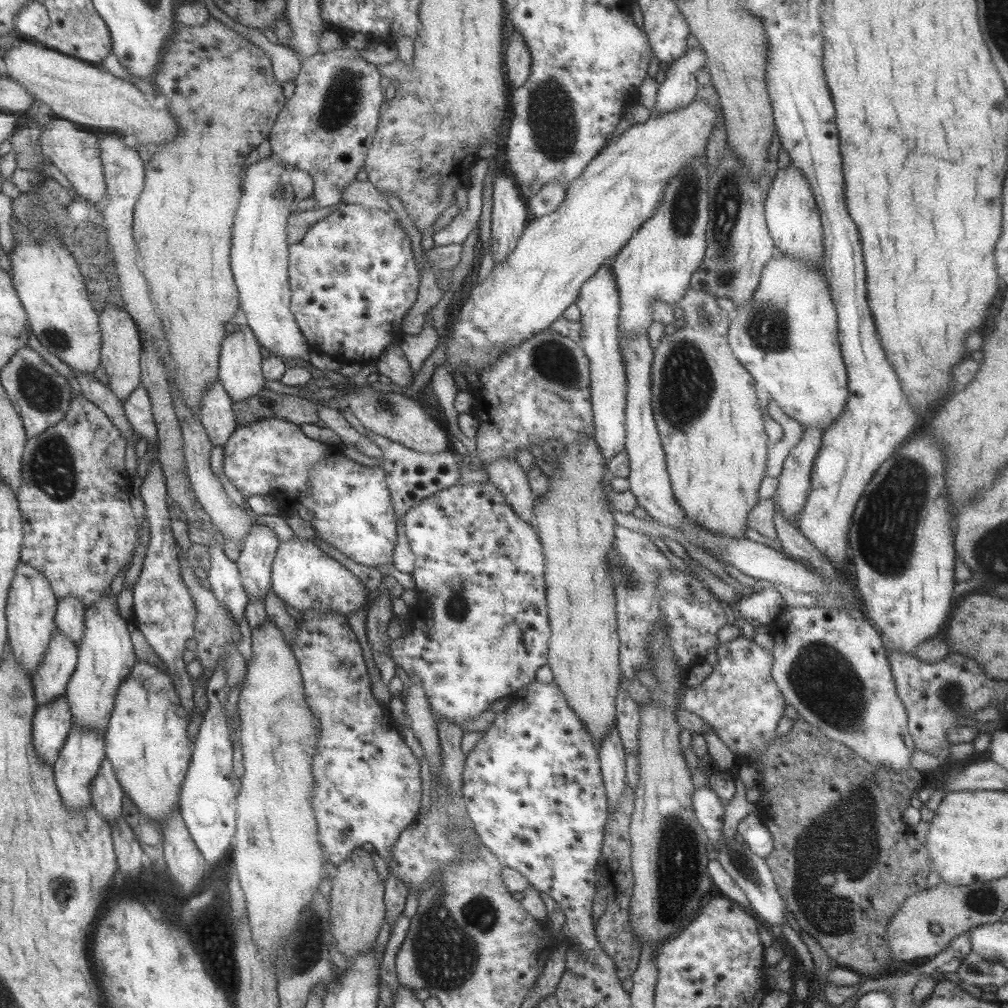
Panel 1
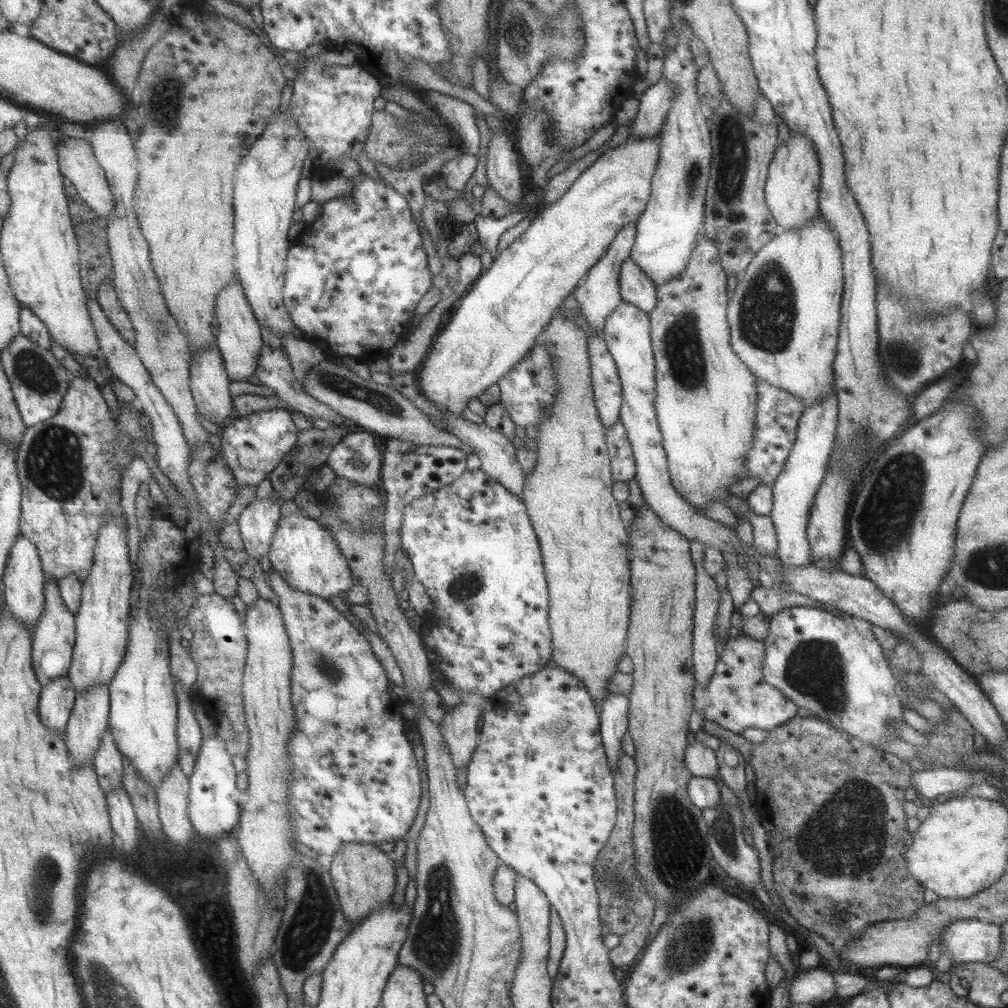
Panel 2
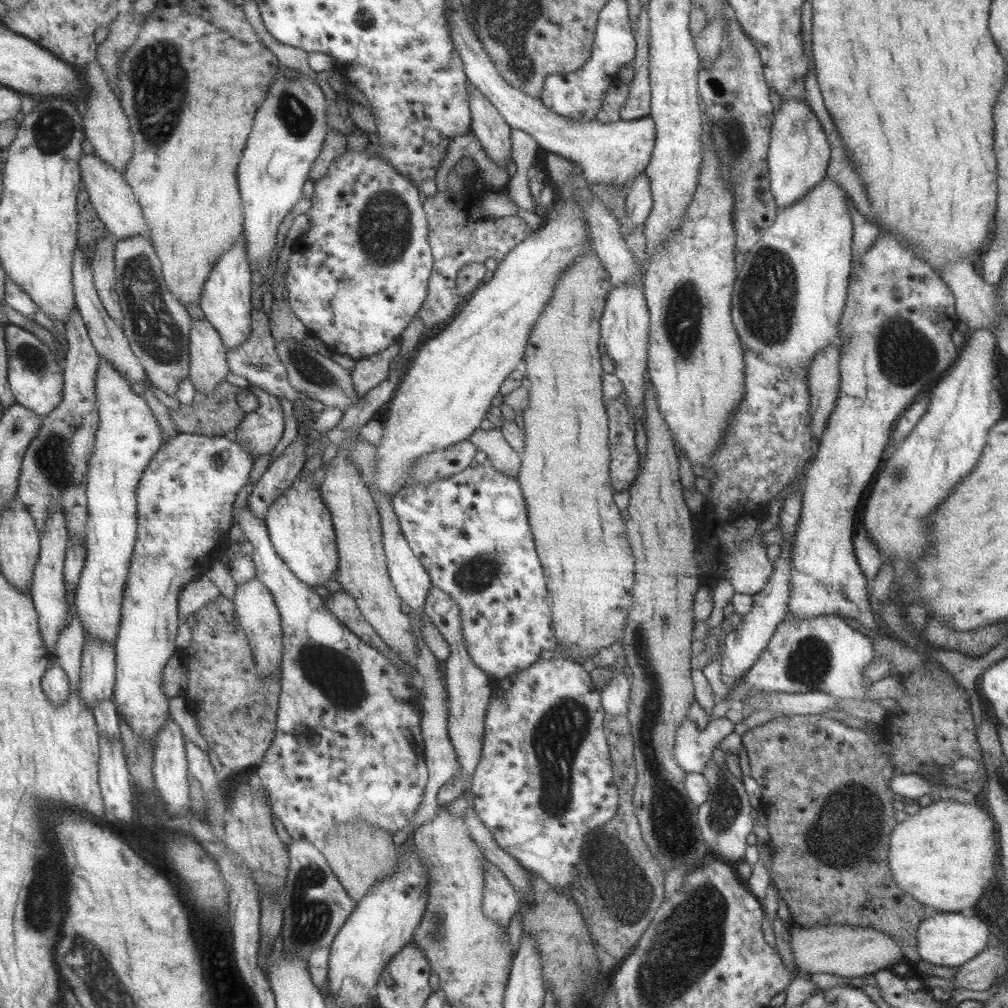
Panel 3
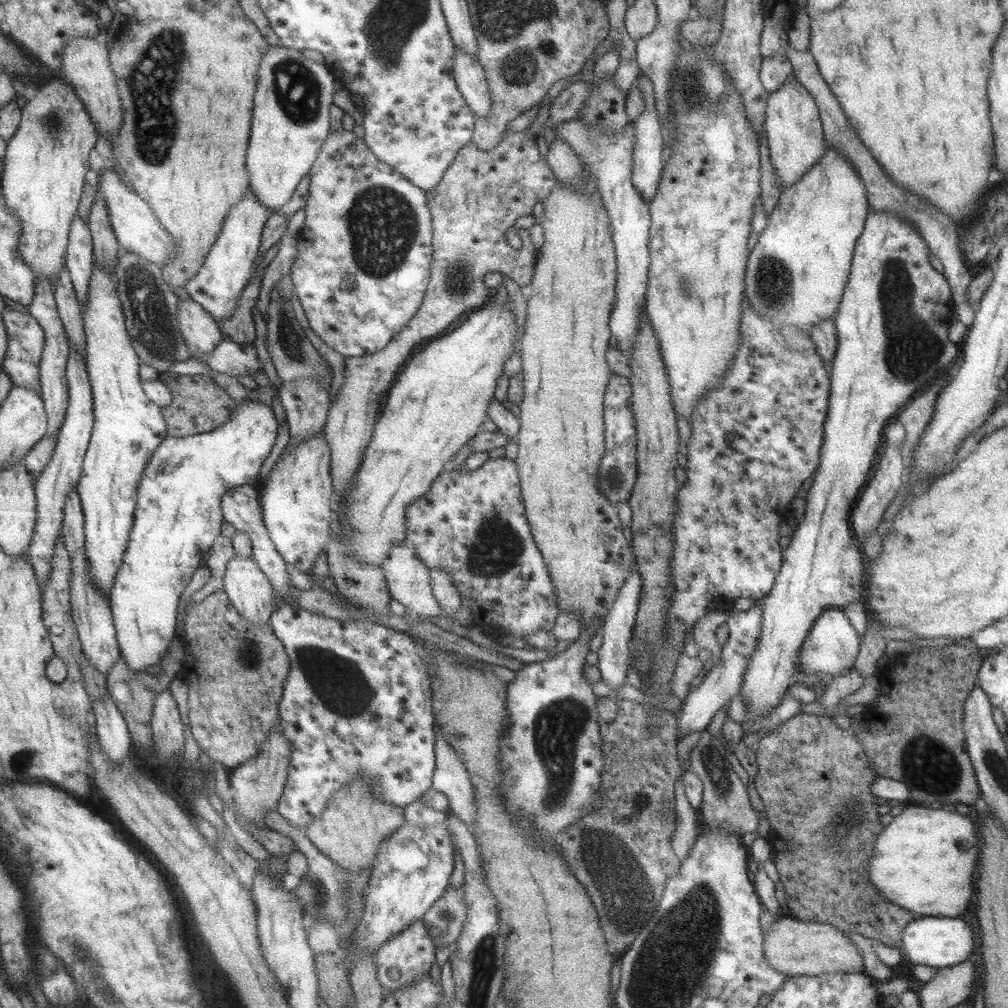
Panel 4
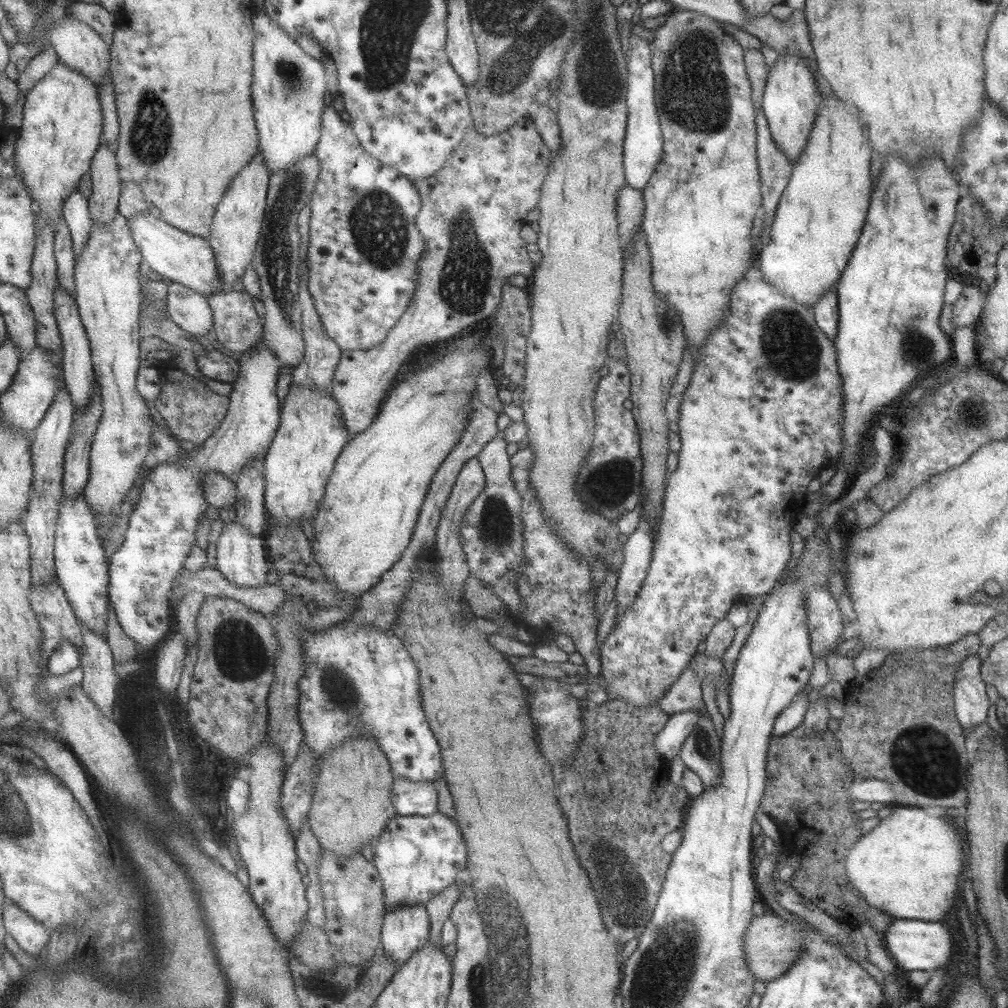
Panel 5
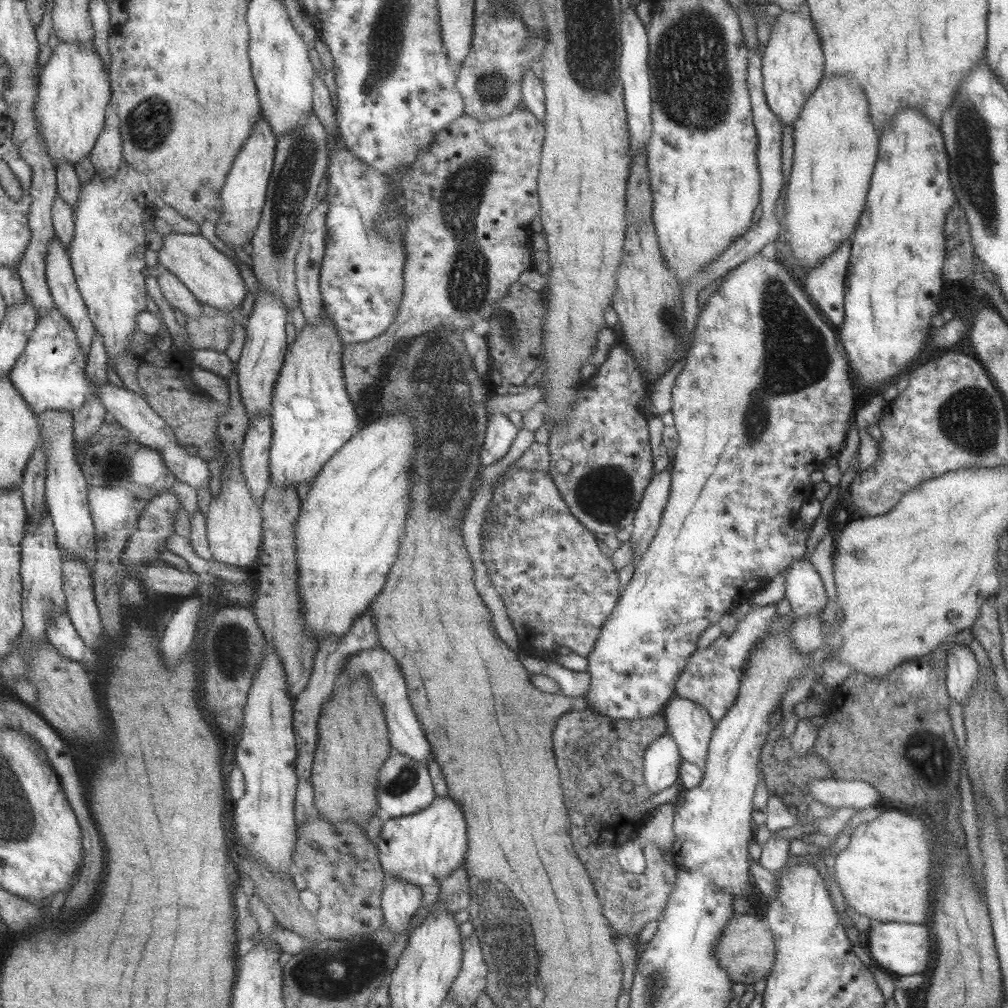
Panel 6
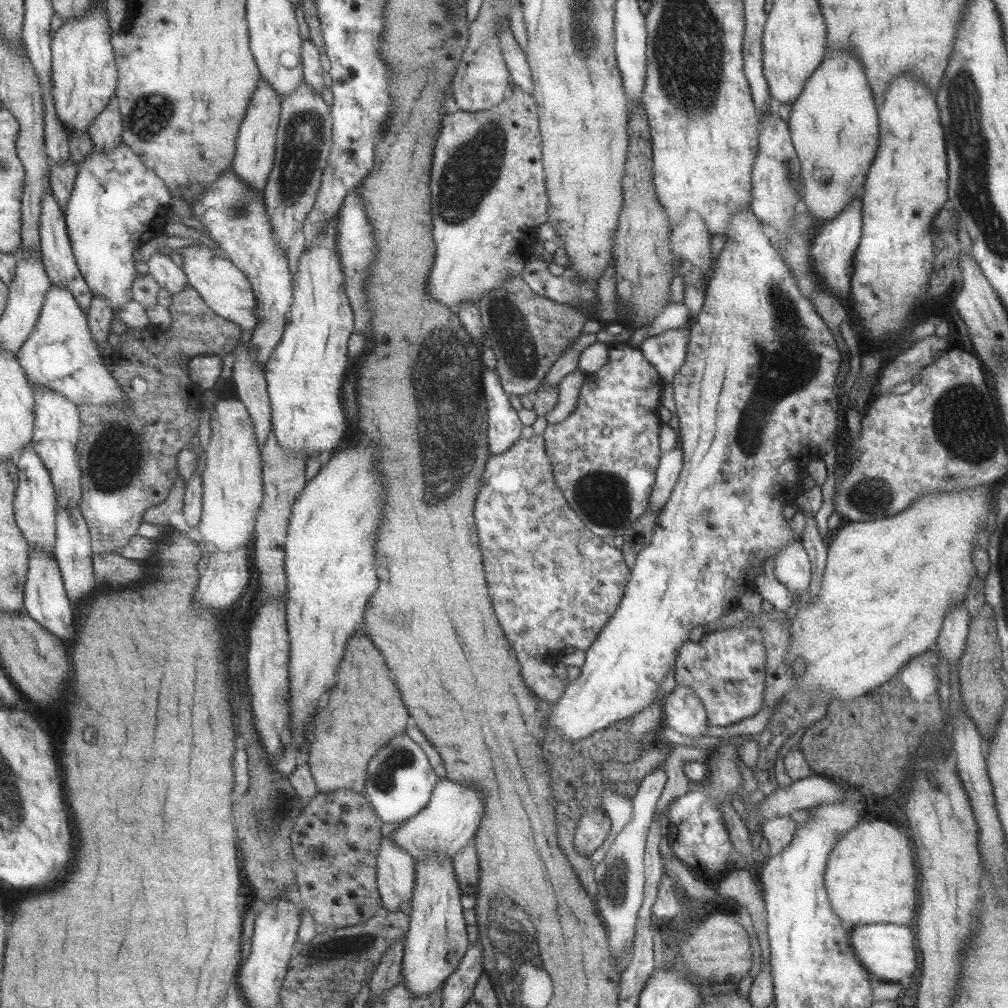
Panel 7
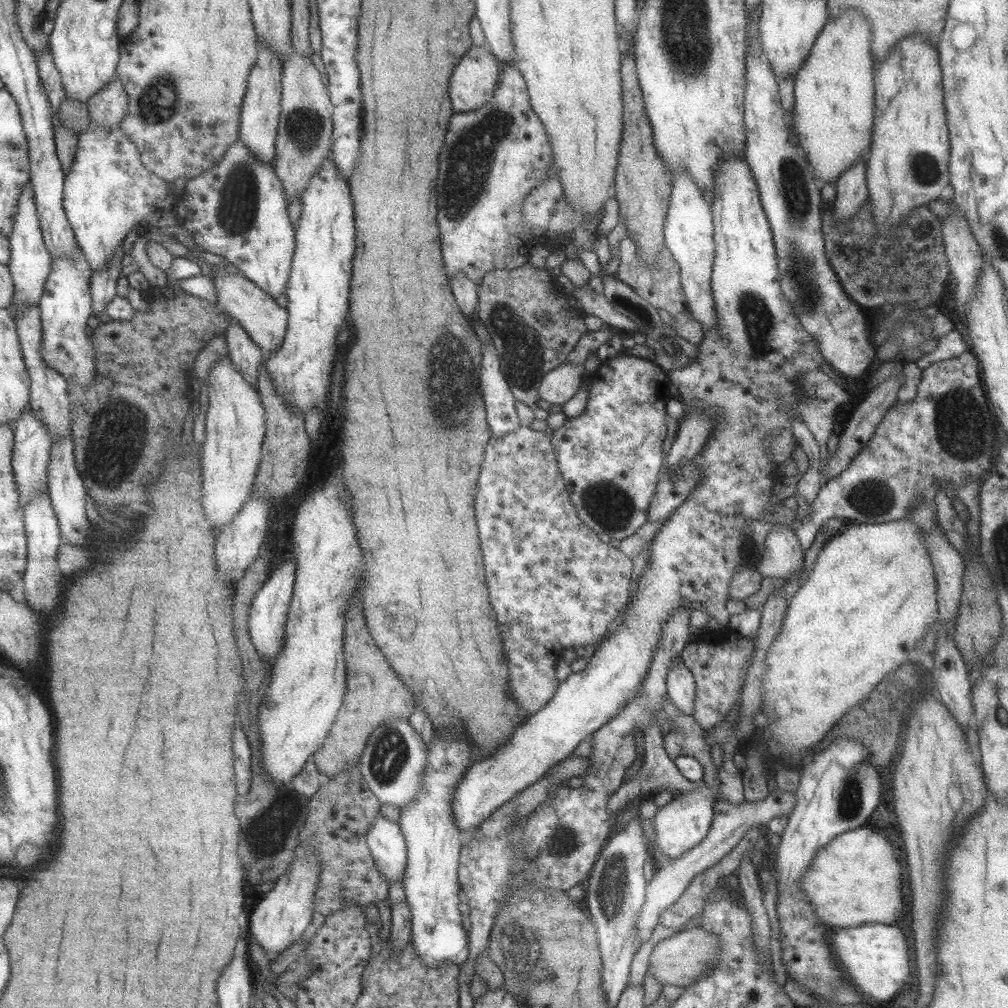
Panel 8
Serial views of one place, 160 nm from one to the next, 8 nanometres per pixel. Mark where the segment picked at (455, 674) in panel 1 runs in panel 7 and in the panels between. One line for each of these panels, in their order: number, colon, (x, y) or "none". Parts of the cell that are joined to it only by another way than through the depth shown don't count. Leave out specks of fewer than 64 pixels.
2: (470, 543)
3: (470, 531)
4: (471, 524)
5: (491, 535)
6: (500, 432)
7: (504, 428)

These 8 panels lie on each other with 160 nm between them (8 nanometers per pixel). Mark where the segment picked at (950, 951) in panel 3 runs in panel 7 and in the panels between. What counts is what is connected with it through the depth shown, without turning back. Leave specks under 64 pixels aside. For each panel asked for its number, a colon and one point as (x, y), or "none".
4: (938, 942)
5: (914, 945)
6: (900, 949)
7: (887, 951)

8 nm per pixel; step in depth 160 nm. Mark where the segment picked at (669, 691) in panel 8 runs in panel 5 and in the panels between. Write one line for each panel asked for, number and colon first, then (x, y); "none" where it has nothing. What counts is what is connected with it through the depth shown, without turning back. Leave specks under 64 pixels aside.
5: (700, 753)
6: (690, 725)
7: (682, 711)

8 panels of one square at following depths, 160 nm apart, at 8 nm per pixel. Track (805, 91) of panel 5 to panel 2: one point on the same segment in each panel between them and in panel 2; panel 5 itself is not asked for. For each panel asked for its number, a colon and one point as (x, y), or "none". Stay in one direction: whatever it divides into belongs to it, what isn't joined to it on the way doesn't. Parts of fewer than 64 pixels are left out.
2: (791, 191)
3: (798, 153)
4: (793, 129)

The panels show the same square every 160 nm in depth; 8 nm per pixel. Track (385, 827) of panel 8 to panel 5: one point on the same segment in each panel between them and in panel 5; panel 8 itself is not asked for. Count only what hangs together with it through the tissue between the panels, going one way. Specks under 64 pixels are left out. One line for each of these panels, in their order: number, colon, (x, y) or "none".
5: (405, 929)
6: (399, 901)
7: (395, 869)

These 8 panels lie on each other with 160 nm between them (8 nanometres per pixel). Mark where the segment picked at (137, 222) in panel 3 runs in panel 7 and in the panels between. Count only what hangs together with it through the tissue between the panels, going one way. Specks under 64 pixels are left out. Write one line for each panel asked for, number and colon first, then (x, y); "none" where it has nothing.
4: (136, 229)
5: (177, 256)
6: (213, 279)
7: (221, 285)

